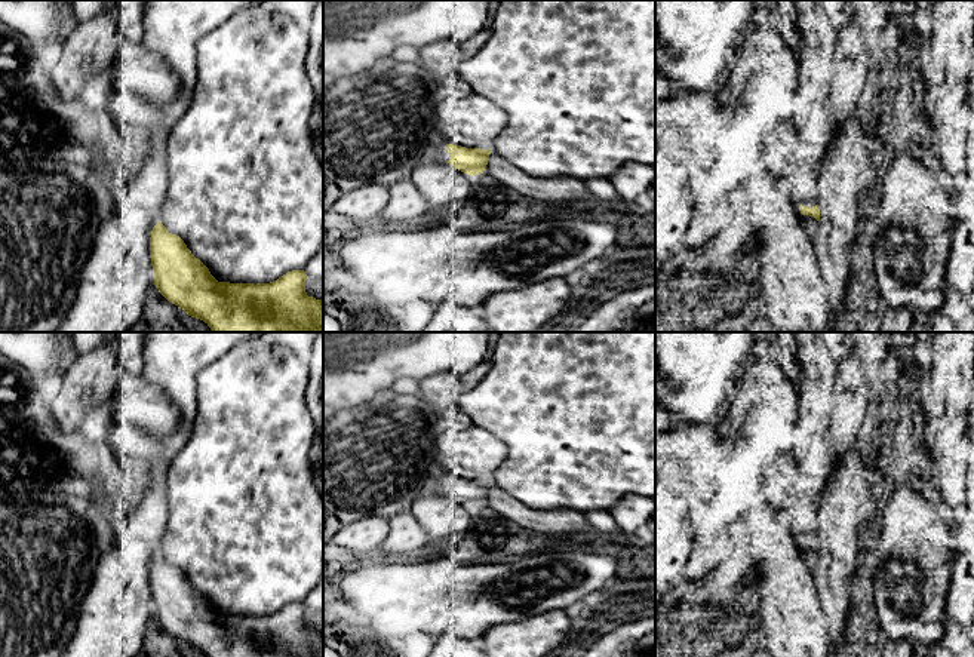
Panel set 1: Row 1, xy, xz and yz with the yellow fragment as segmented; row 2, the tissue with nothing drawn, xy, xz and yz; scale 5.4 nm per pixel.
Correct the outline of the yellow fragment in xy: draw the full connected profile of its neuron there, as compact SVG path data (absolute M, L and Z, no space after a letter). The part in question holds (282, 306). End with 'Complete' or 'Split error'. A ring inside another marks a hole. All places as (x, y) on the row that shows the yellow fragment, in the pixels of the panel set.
M162 221L151 230L150 258L159 292L188 316L203 320L212 332L323 332L323 300L307 295L304 270L288 271L270 283L218 282Z. Complete

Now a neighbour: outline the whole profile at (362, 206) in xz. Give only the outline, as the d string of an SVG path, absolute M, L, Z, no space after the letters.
M366 184L342 193L332 208L332 218L351 227L372 227L380 222L390 190L380 184Z

